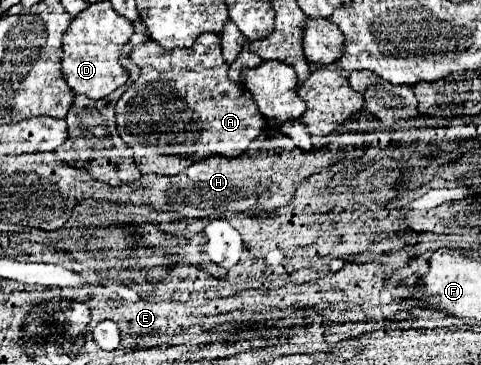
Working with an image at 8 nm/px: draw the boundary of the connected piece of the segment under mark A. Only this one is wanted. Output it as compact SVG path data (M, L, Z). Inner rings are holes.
M201 34L201 38L197 38L197 42L187 49L165 50L157 42L147 42L147 44L137 46L131 52L131 58L137 66L141 66L141 74L135 82L137 84L149 82L149 86L131 84L123 92L123 96L119 98L119 102L115 106L117 130L127 146L165 144L165 146L153 146L153 170L147 174L154 172L163 176L173 176L184 170L185 167L211 155L218 154L228 158L241 156L247 150L249 142L263 132L265 118L259 114L257 104L253 102L251 94L247 94L245 88L241 90L241 86L237 82L231 82L227 76L229 66L223 60L217 34ZM171 118L177 120L175 122L177 128L173 128L177 134L173 134L173 138L181 138L181 140L175 140L175 144L171 142L171 134L169 134L171 124L167 122ZM185 142L201 142L201 146L185 146Z

